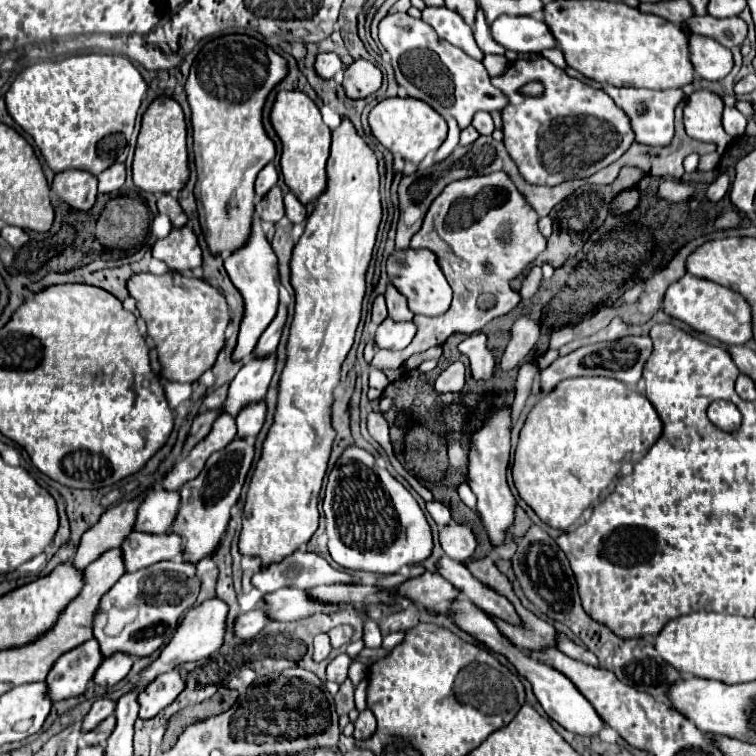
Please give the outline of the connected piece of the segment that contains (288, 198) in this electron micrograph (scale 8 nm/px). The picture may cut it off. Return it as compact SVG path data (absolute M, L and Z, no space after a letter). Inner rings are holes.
M288 192L284 196L284 204L286 204L286 216L288 216L288 220L292 220L294 224L306 220L306 216L308 216L306 206L302 202L298 202L298 198L292 192Z

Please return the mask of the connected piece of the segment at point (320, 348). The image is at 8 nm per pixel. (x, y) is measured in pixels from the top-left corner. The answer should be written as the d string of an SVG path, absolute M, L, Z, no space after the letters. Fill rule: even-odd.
M344 118L342 124L332 132L332 152L328 158L326 174L326 190L318 198L314 212L306 220L306 230L292 252L290 284L296 292L296 314L290 328L288 362L278 386L280 394L274 424L264 440L262 458L254 470L242 510L242 532L238 550L242 556L260 558L260 568L282 562L286 556L294 554L294 550L304 546L318 528L318 496L322 488L322 478L326 474L332 440L336 436L330 422L332 390L340 382L340 366L348 350L352 348L354 332L360 322L360 306L366 292L364 276L382 220L378 162L368 144L356 134L354 124L348 118Z

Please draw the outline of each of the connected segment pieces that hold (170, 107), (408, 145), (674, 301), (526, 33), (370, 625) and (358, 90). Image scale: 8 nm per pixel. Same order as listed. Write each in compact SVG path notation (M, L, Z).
M156 98L142 116L142 128L138 134L138 144L132 162L134 184L152 194L180 192L190 176L188 150L186 150L186 122L180 104L172 98Z
M384 98L378 102L370 116L368 116L370 130L374 138L392 154L400 154L404 160L410 160L414 164L420 164L426 154L440 148L440 144L446 140L446 120L438 116L426 102L416 98Z
M686 274L678 282L674 282L666 292L664 312L724 344L746 344L752 340L752 322L750 322L752 314L746 298L706 278L694 278L692 274Z
M502 16L490 24L492 38L514 52L542 52L546 48L554 48L556 40L550 34L548 26L542 20L532 16Z
M372 620L366 622L366 626L364 626L364 638L362 640L364 640L364 644L368 648L380 648L382 646L382 634L380 634L380 628L378 628L376 622L372 622Z
M356 60L344 70L342 88L348 98L360 100L374 94L382 84L382 72L368 60Z

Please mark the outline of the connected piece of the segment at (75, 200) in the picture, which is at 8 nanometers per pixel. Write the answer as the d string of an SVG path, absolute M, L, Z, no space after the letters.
M64 170L54 176L52 190L74 210L90 210L96 200L96 176L82 170Z

